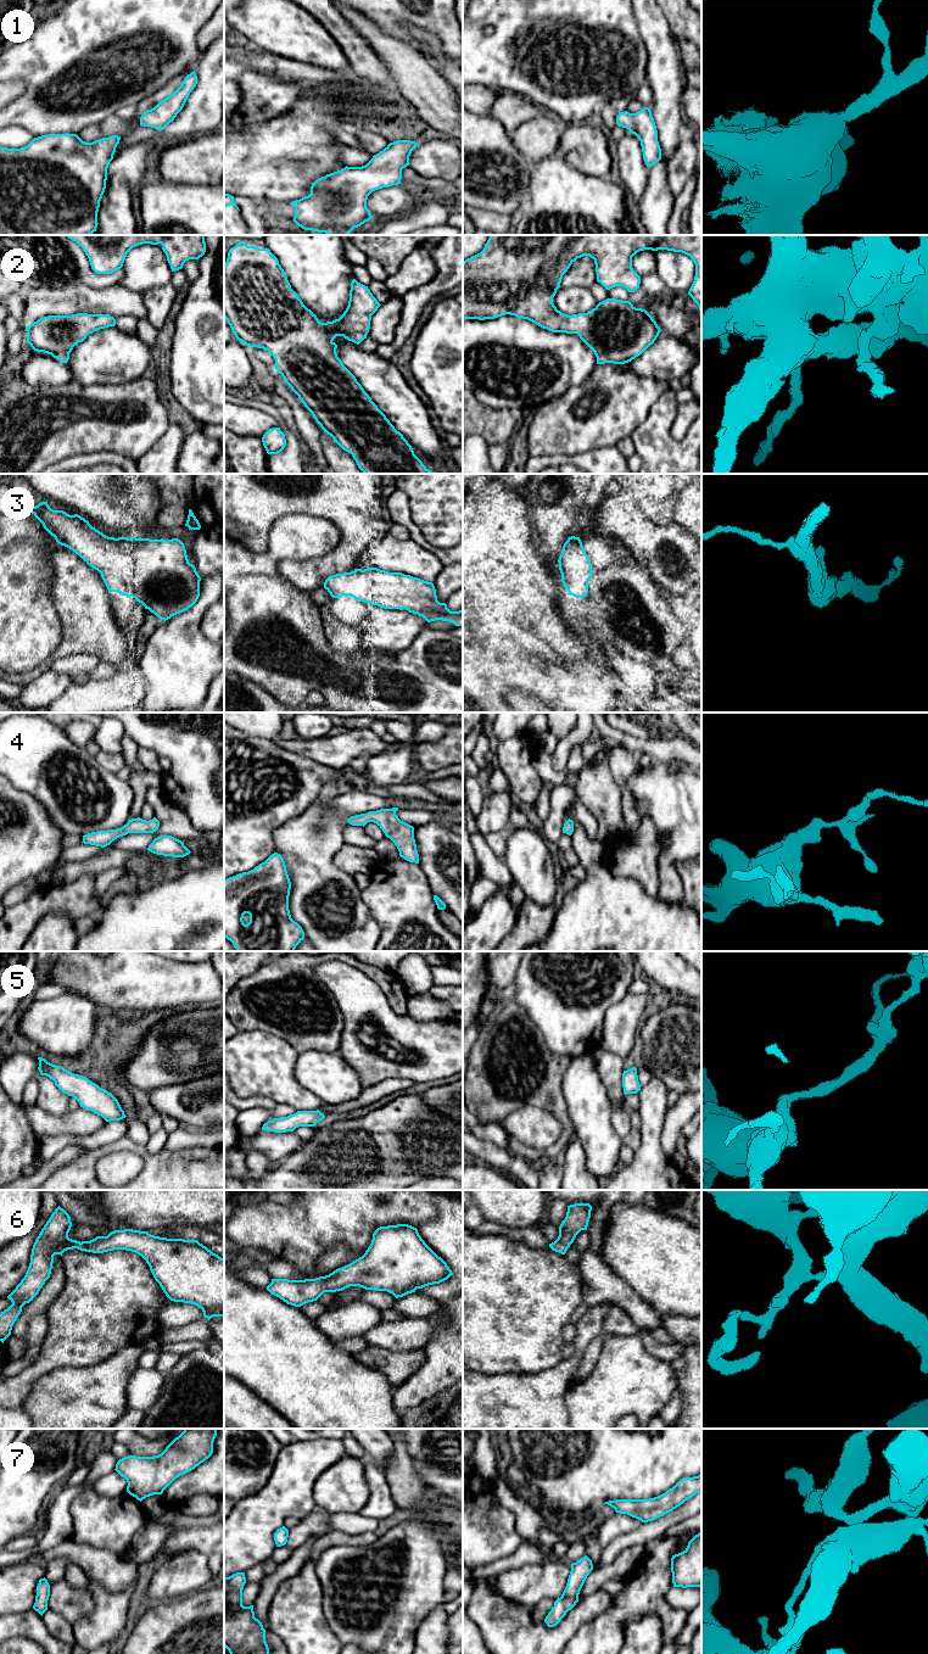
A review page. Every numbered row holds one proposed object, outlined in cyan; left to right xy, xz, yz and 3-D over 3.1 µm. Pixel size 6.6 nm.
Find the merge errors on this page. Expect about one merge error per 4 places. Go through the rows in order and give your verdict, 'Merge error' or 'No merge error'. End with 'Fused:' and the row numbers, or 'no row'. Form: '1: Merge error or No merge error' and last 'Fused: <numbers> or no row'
1: No merge error
2: No merge error
3: No merge error
4: No merge error
5: No merge error
6: No merge error
7: Merge error
Fused: 7

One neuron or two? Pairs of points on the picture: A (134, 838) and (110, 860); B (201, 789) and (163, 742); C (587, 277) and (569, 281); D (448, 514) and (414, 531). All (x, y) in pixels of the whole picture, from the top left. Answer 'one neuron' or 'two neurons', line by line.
A: two neurons
B: one neuron
C: one neuron
D: two neurons

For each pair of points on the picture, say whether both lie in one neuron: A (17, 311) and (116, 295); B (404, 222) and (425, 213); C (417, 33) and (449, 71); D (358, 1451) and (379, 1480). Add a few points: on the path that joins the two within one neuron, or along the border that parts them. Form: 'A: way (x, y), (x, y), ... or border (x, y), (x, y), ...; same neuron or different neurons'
A: border (23, 296), (23, 322), (21, 325); different neurons
B: way (409, 221), (420, 216); same neuron
C: way (426, 42), (445, 61); same neuron
D: border (367, 1454), (362, 1459); different neurons

